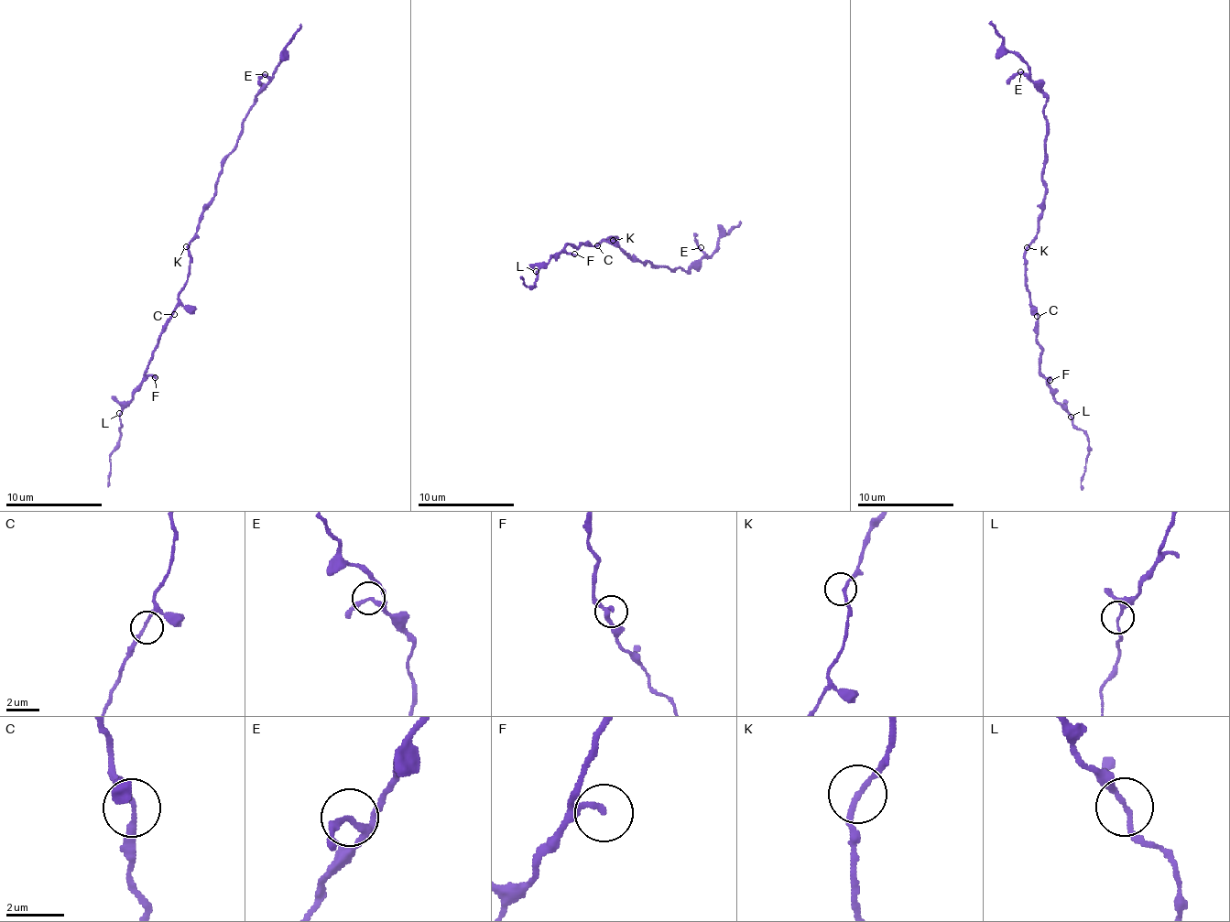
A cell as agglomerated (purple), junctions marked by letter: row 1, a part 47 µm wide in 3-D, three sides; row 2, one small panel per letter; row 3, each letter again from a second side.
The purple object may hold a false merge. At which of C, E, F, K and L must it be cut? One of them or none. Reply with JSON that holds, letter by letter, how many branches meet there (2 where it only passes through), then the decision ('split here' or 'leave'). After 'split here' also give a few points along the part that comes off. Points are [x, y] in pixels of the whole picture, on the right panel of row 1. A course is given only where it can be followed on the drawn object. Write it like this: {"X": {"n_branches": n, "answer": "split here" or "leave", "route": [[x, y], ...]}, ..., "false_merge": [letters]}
{"C": {"n_branches": 2, "answer": "leave"}, "E": {"n_branches": 2, "answer": "leave"}, "F": {"n_branches": 1, "answer": "leave"}, "K": {"n_branches": 2, "answer": "leave"}, "L": {"n_branches": 2, "answer": "leave"}, "false_merge": []}

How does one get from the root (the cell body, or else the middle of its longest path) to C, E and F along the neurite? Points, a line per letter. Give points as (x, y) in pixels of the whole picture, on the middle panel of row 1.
C: (614, 240), (616, 237), (613, 235), (603, 239), (597, 245)
E: (614, 240), (631, 259), (674, 269), (680, 267), (687, 273), (688, 268), (702, 254), (701, 247)
F: (614, 240), (616, 237), (613, 235), (594, 245), (565, 247), (567, 252), (574, 254)

